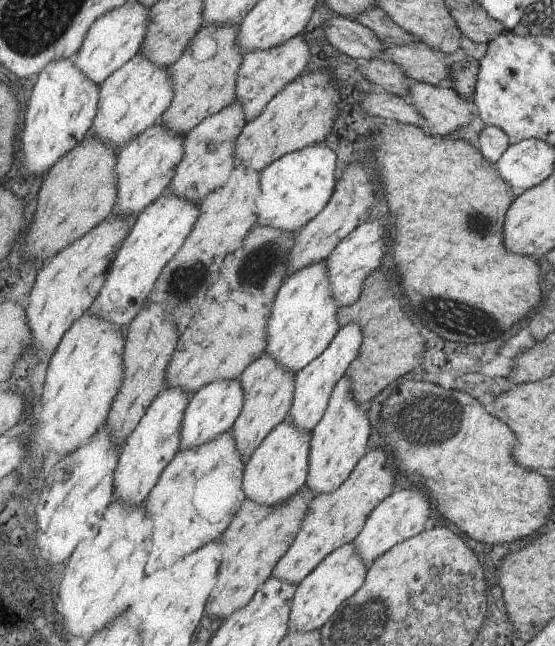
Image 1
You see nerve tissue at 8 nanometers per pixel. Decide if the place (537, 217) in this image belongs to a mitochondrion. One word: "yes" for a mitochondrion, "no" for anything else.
no

